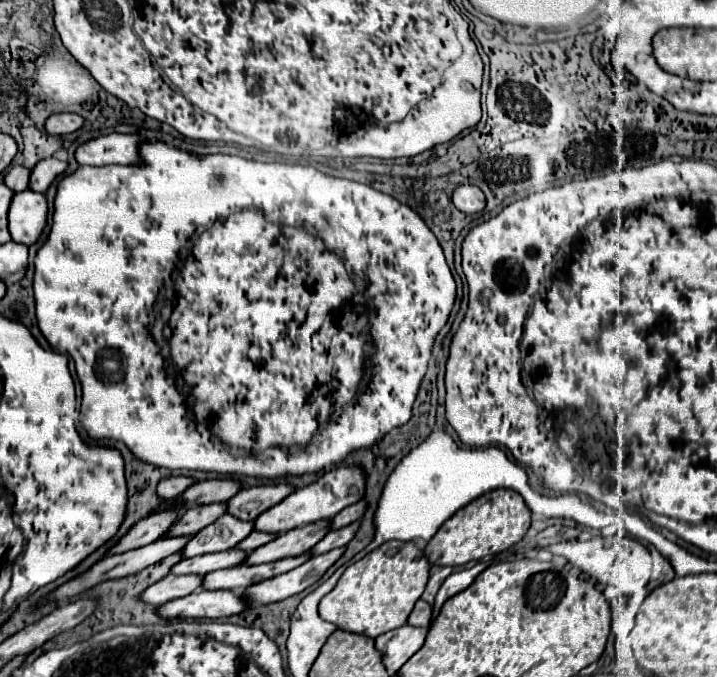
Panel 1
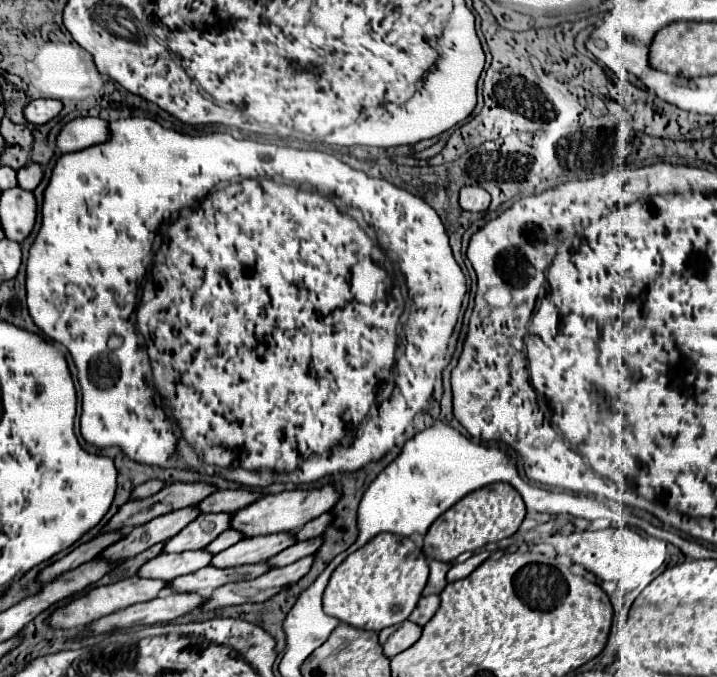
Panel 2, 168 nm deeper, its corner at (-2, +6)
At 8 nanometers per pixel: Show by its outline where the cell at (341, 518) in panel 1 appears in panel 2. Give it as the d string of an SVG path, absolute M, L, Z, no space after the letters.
M323 513L321 517L309 521L301 531L297 531L297 541L305 541L305 539L313 539L325 533L325 529L331 525L333 521L333 513Z

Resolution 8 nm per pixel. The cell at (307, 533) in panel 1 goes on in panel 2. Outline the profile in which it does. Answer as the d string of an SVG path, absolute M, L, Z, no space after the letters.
M277 533L277 535L259 535L259 537L247 537L239 541L237 545L217 553L213 557L215 567L235 567L245 563L261 563L269 561L277 553L285 551L287 547L295 545L295 533Z

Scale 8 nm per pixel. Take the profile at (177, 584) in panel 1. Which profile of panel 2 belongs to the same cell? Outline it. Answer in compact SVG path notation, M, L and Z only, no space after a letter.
M131 577L131 579L123 579L119 583L113 583L113 585L107 585L107 587L95 587L91 589L85 597L79 597L75 601L71 601L67 607L55 611L51 617L49 617L49 623L53 623L53 627L63 627L63 629L73 629L77 625L87 625L95 619L101 619L113 611L119 611L119 609L125 609L125 607L131 607L135 603L143 603L143 601L149 601L153 597L157 597L163 589L167 589L169 583L165 581L157 581L157 579L141 579L141 577Z

